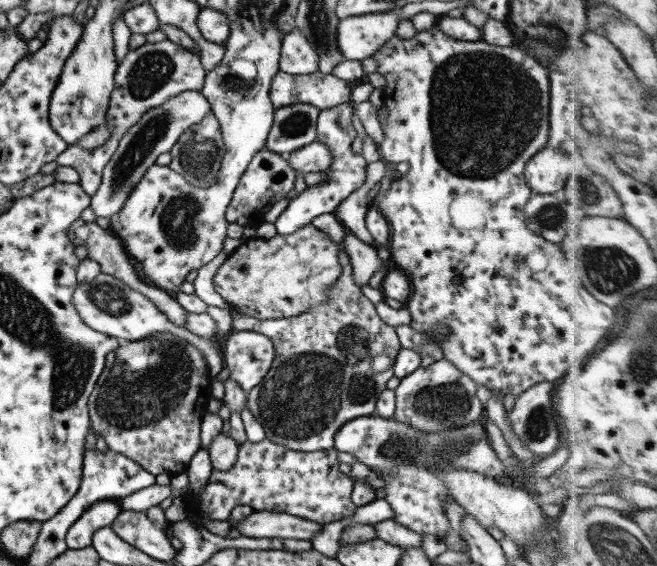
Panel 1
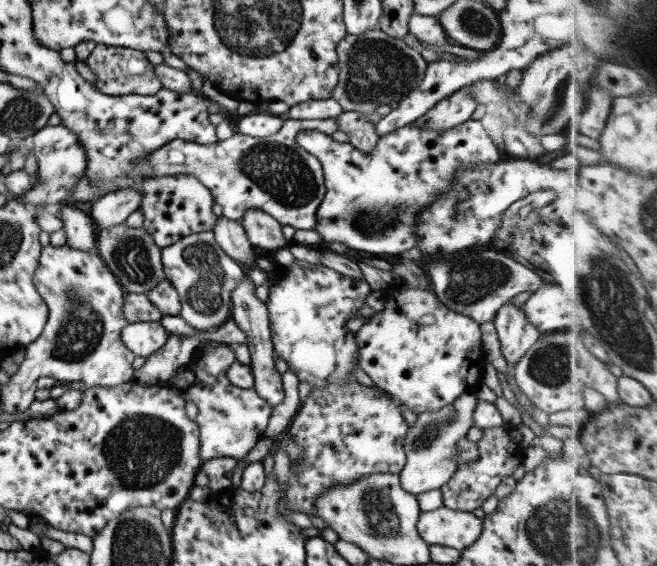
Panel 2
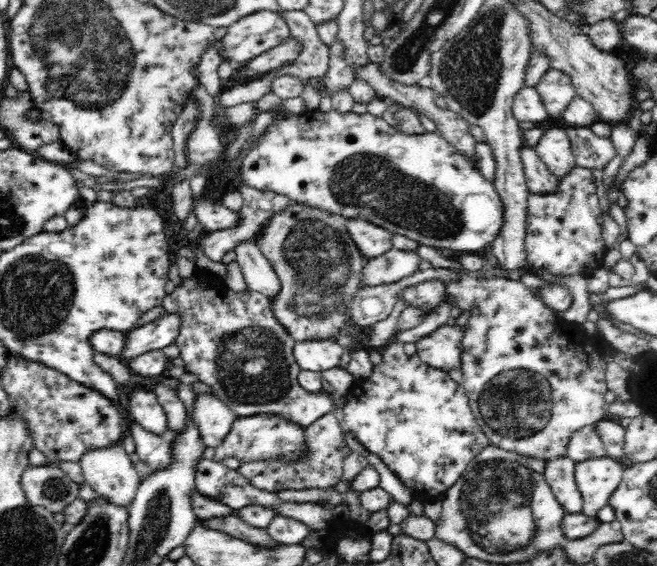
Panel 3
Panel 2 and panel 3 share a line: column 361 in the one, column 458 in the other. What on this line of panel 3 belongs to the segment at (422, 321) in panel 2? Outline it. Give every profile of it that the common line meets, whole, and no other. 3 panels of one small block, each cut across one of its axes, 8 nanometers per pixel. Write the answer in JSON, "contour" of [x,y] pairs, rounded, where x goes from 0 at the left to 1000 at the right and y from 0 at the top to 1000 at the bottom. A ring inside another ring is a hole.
{"contour":[[[674,572],[633,602],[635,627],[658,650],[688,657],[703,650],[703,597],[709,581]]]}

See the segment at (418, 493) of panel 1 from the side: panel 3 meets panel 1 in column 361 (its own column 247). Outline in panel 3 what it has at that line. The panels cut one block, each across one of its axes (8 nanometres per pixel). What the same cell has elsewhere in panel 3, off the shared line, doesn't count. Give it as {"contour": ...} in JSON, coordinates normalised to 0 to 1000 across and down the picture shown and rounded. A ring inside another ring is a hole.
{"contour":[[[396,730],[362,737],[353,749],[350,767],[341,774],[338,788],[344,807],[359,809],[371,820],[393,816],[393,813],[419,813],[444,823],[451,816],[460,816],[469,806],[466,754],[423,730]]]}

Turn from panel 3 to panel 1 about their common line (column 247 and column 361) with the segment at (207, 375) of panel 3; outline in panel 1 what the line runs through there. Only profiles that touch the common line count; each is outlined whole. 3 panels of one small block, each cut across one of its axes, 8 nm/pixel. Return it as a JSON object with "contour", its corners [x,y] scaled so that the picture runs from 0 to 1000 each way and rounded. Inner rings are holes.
{"contour":[[[522,440],[513,456],[519,484],[496,509],[498,532],[464,551],[399,567],[349,546],[355,585],[388,585],[412,601],[419,629],[400,671],[376,694],[374,717],[400,753],[403,776],[440,795],[469,800],[507,790],[507,769],[522,747],[569,730],[577,694],[598,664],[595,648],[571,659],[562,643],[577,625],[598,640],[609,613],[600,578],[577,562],[569,537],[539,502]]]}

